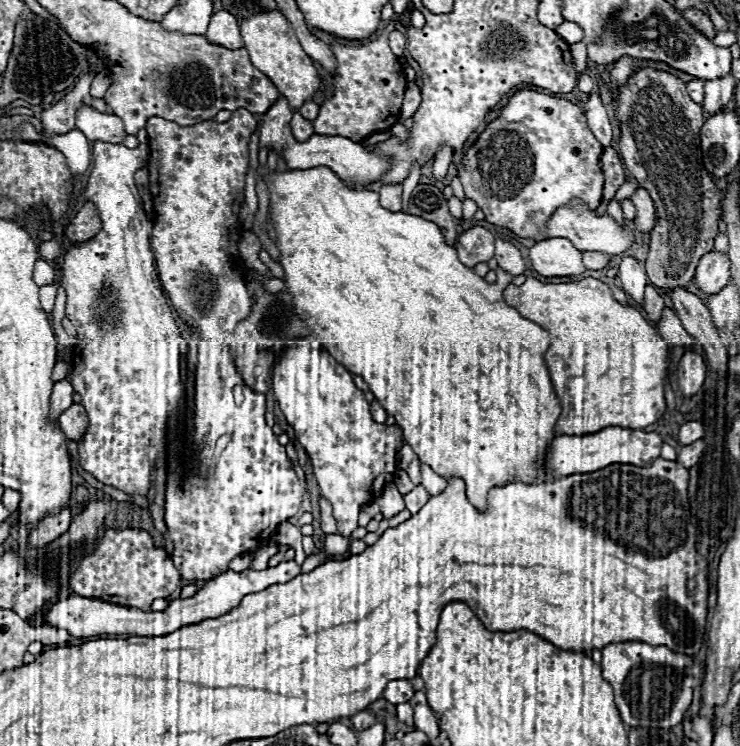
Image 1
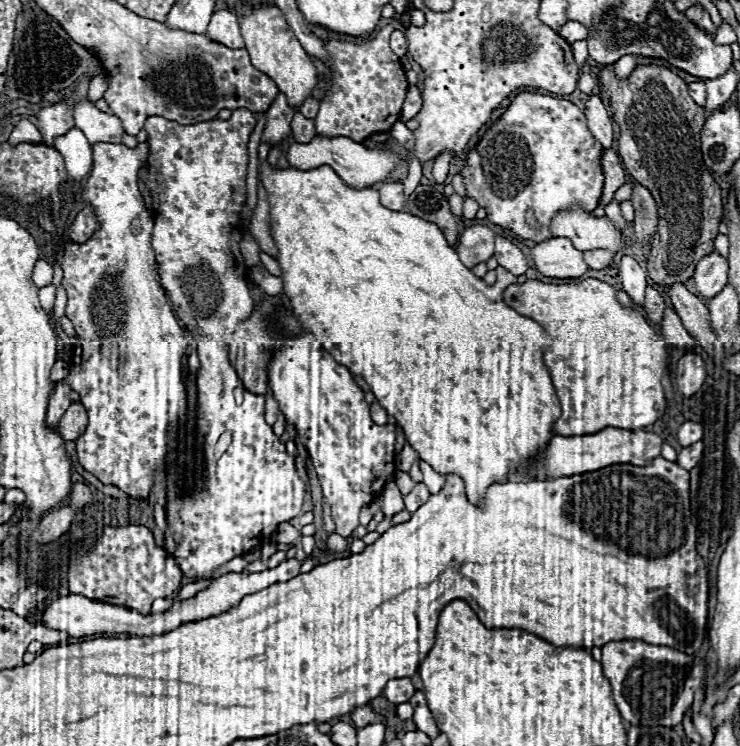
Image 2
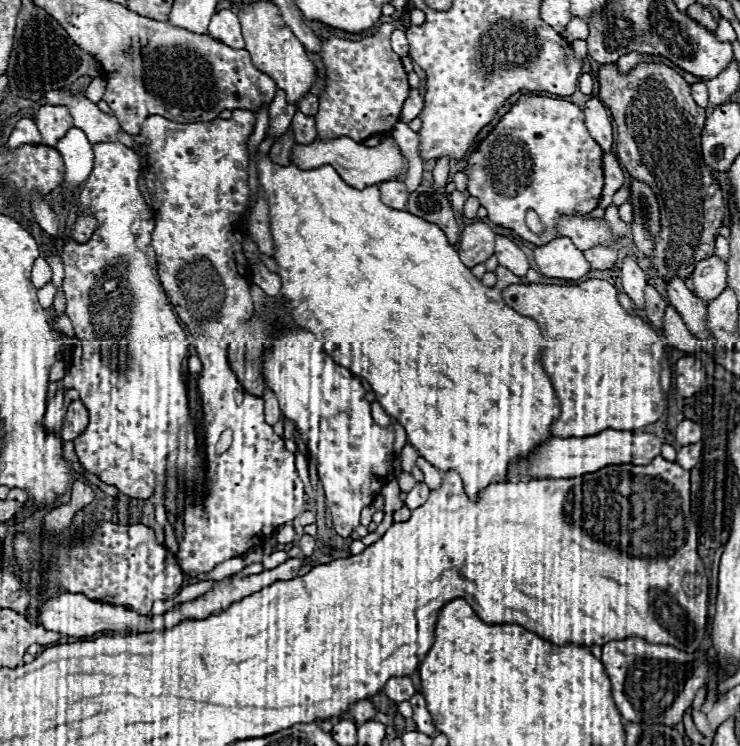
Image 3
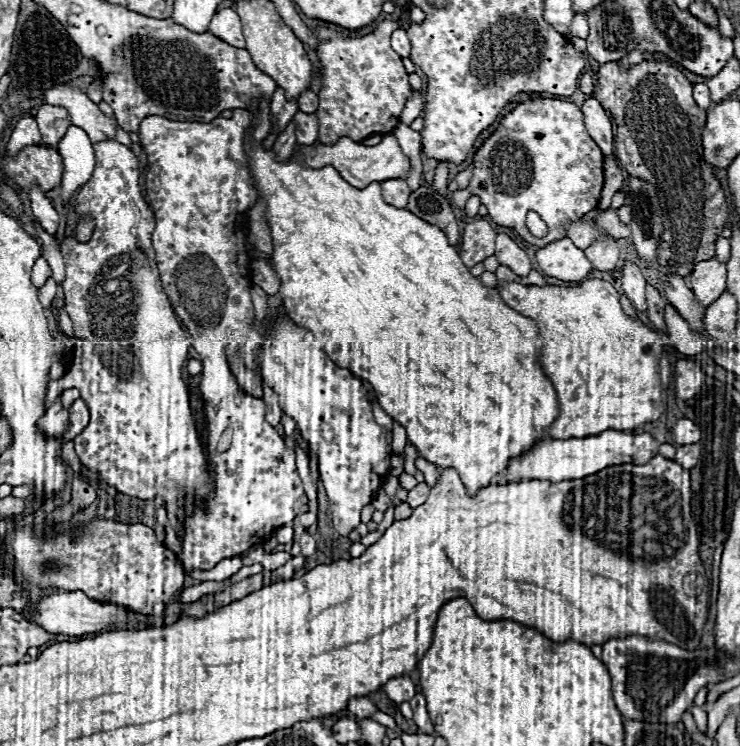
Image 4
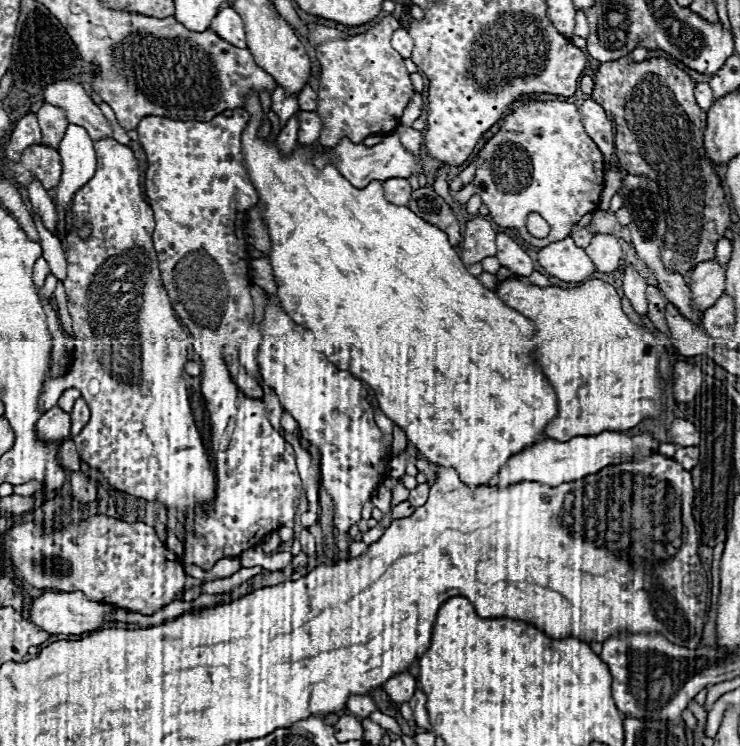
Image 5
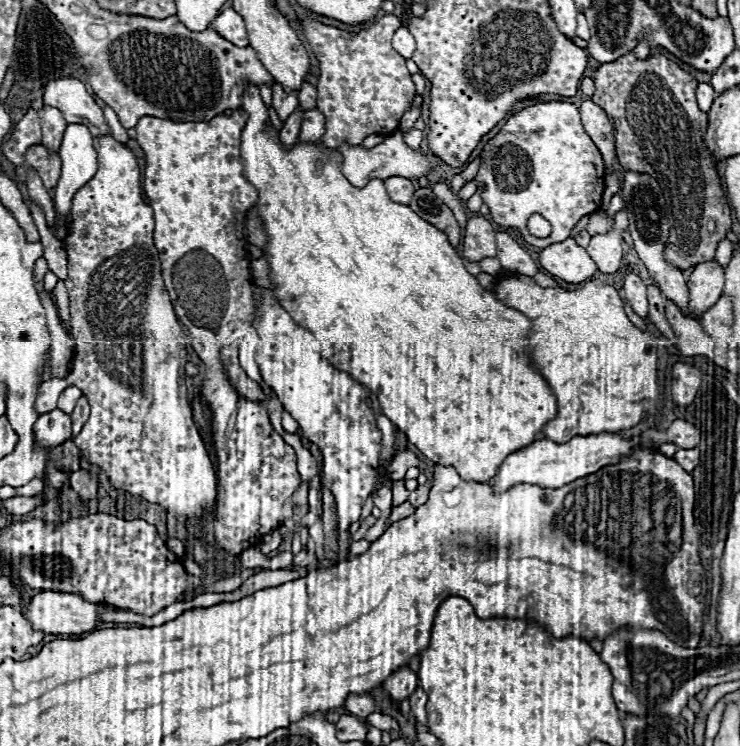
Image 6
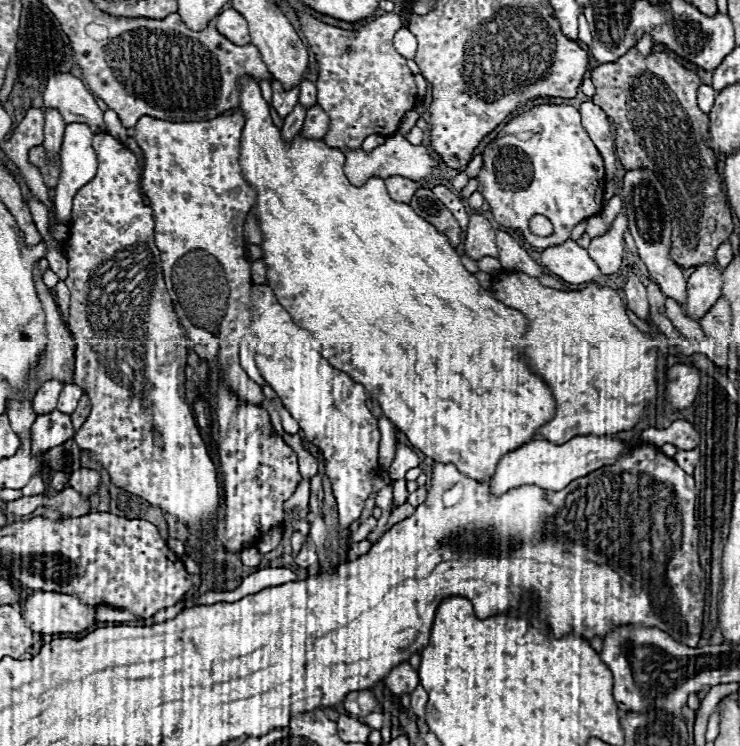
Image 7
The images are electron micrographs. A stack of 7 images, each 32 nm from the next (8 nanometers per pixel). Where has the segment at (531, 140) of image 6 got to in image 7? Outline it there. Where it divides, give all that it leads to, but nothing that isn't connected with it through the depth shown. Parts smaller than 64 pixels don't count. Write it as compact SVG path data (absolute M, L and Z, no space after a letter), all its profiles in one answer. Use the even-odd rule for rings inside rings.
M540 104L514 116L484 148L478 192L490 204L492 216L506 228L522 232L526 242L548 248L570 238L572 228L602 210L604 162L580 124L580 112L568 104ZM534 214L546 216L554 232L540 238L528 230Z

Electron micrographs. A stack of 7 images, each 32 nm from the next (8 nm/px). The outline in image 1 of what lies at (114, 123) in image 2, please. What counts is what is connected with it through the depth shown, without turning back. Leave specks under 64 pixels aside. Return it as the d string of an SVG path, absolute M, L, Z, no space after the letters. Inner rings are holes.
M82 106L76 116L76 128L84 132L84 136L94 142L112 142L112 144L124 144L124 138L128 136L124 130L124 122L116 118L114 114L98 112L90 106Z

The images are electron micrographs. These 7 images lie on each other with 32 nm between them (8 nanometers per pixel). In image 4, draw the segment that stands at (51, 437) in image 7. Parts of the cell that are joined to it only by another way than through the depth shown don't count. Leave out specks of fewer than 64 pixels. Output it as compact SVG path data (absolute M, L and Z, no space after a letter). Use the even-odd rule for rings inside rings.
M58 396L54 400L54 404L46 410L46 414L40 418L38 426L44 432L44 436L60 438L64 434L64 430L66 430L66 424L68 424L68 410L62 406L60 396Z

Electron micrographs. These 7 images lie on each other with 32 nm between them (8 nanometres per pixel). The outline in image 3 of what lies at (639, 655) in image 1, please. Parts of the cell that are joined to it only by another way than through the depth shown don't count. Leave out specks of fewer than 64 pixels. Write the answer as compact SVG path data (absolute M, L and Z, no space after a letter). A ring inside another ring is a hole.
M642 638L606 642L602 646L602 664L612 682L612 696L614 696L614 702L616 702L622 718L628 722L638 722L638 724L674 726L674 724L682 722L684 712L692 706L696 690L708 682L708 664L706 662L702 662L702 660L696 662L694 654L680 652L668 644L648 644Z

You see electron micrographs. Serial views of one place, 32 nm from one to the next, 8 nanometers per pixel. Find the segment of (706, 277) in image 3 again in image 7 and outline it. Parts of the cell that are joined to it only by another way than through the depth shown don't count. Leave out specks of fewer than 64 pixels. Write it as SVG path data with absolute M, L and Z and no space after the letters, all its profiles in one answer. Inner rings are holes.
M700 264L688 278L688 302L682 306L686 316L700 320L722 296L722 268L718 264Z

